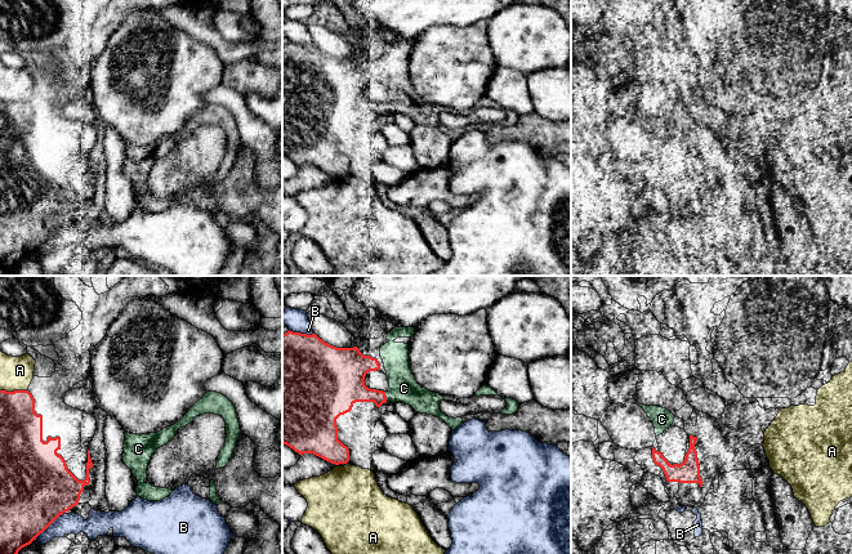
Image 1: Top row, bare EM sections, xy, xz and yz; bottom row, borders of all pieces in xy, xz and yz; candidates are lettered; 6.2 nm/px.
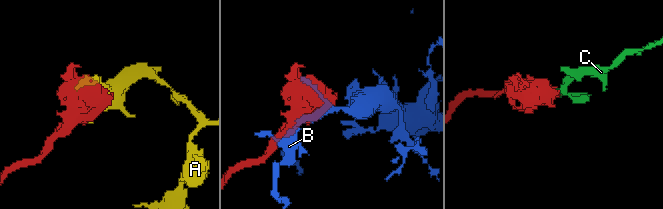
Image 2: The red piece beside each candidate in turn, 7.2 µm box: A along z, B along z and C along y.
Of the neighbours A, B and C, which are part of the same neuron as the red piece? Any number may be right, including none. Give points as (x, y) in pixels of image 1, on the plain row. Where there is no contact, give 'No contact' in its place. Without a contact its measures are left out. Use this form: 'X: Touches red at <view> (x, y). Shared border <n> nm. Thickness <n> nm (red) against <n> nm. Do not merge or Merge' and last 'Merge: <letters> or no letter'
A: Touches red at xy (14, 102). Shared border 170 nm. Thickness 280 nm (red) against 200 nm. Do not merge
B: Touches red at xy (49, 236). Shared border 260 nm. Thickness 460 nm (red) against 130 nm. Do not merge
C: Touches red at xz (386, 108). Shared border 70 nm. Thickness 220 nm (red) against 180 nm. Merge
Merge: C

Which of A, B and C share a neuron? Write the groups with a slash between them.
A / B / C

